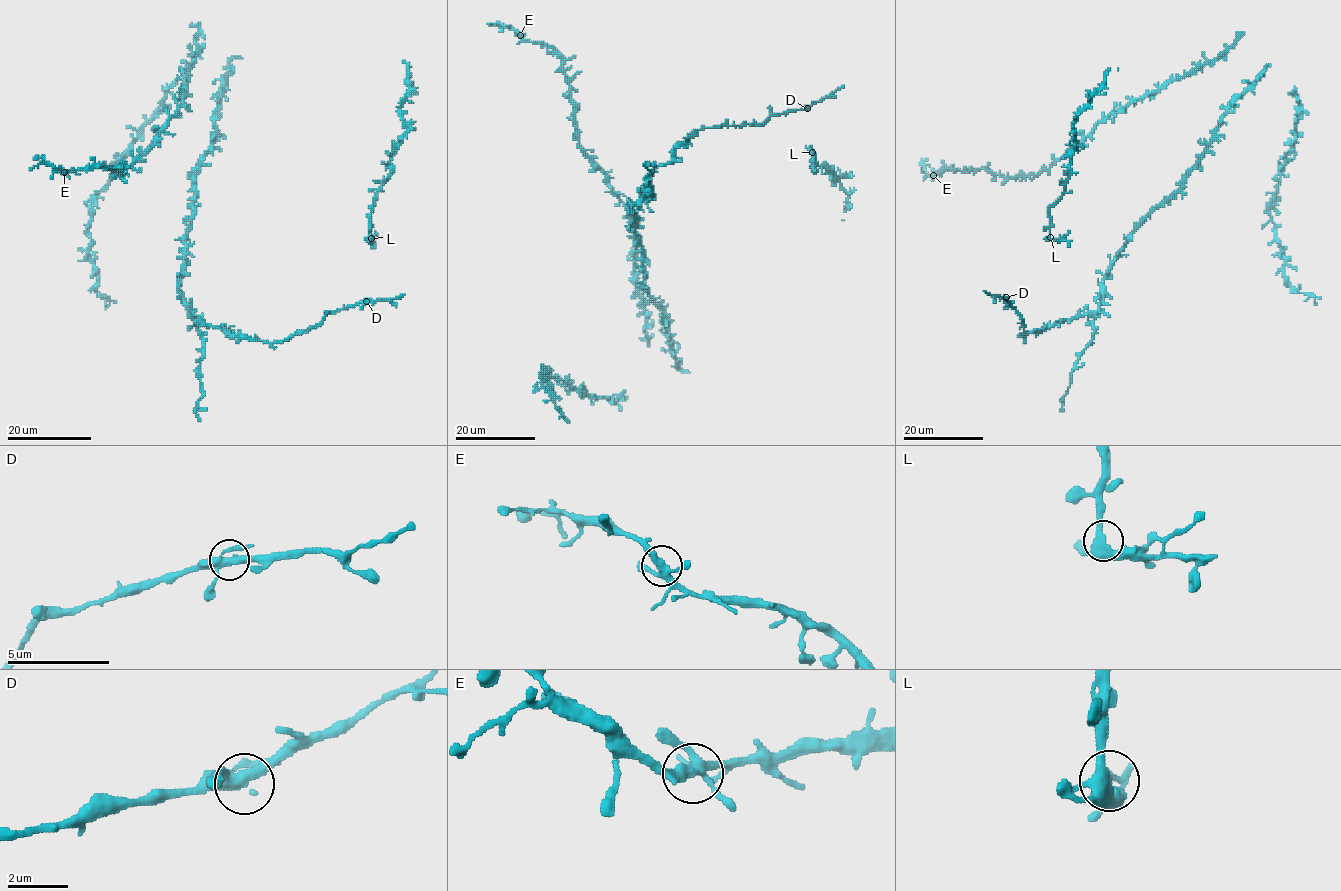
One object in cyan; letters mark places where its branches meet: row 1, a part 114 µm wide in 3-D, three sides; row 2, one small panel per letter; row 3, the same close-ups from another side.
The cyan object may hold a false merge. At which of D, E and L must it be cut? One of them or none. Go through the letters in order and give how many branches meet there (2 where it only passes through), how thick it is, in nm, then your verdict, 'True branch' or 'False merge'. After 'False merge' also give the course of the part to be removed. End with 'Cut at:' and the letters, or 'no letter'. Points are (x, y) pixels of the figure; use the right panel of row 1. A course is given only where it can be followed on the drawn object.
D: Branches: 4. Thickness 360 nm. True branch
E: Branches: 4. Thickness 340 nm. True branch
L: Branches: 4. Thickness 380 nm. True branch
Cut at: no letter

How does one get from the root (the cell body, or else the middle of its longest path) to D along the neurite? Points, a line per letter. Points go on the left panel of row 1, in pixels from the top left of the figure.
D: (193, 209), (179, 294), (184, 305), (207, 325), (275, 342), (315, 327), (329, 313), (366, 301)

